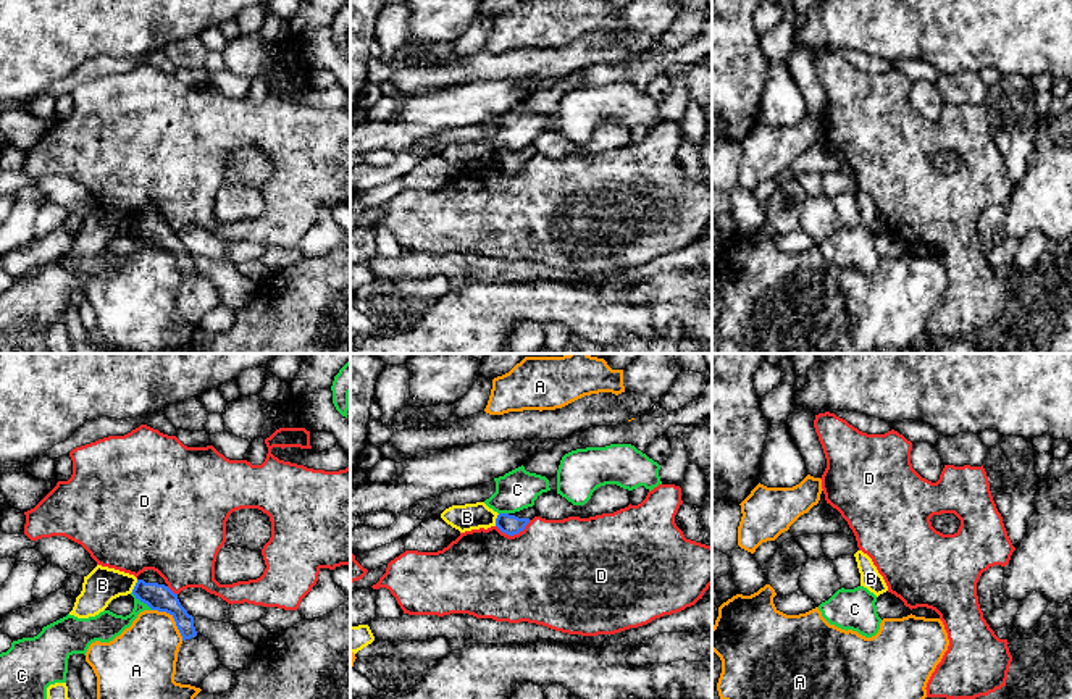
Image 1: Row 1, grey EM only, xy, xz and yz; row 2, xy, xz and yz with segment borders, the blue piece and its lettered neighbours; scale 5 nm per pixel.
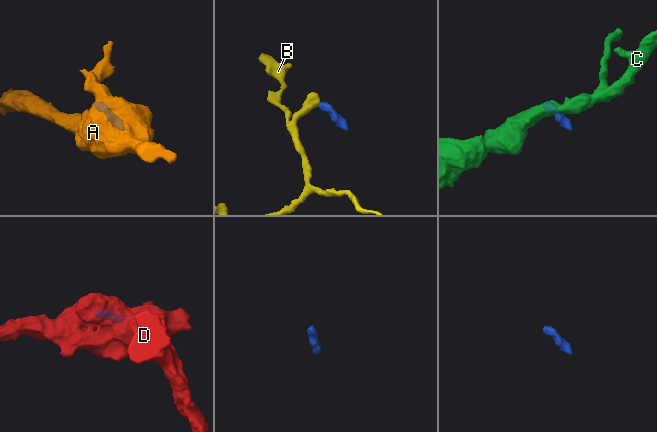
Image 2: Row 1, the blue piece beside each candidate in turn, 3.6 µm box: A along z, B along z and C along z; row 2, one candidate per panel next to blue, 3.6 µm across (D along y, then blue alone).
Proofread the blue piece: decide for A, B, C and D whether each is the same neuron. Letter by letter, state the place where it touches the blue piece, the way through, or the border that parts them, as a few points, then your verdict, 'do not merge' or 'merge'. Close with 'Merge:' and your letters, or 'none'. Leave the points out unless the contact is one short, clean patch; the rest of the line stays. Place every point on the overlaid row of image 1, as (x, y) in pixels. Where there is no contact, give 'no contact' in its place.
A: contact xy (173, 617); border xy (152, 609), (167, 612), (175, 620), (183, 640); do not merge
B: contact xy (134, 586); border xy (138, 580), (131, 591); do not merge
C: contact xy (142, 601); border xy (131, 593), (152, 609); do not merge
D: contact xz (514, 533); border xz (530, 520), (512, 535), (506, 535), (496, 527); do not merge
Merge: none

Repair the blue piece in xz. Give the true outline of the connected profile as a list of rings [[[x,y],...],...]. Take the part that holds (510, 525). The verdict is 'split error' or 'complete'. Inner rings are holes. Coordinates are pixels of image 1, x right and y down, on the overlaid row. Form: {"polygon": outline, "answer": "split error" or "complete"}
{"polygon": [[[528,507],[515,513],[499,513],[496,518],[496,526],[502,533],[513,536],[523,531],[534,517],[538,517],[534,507]]], "answer": "split error"}

